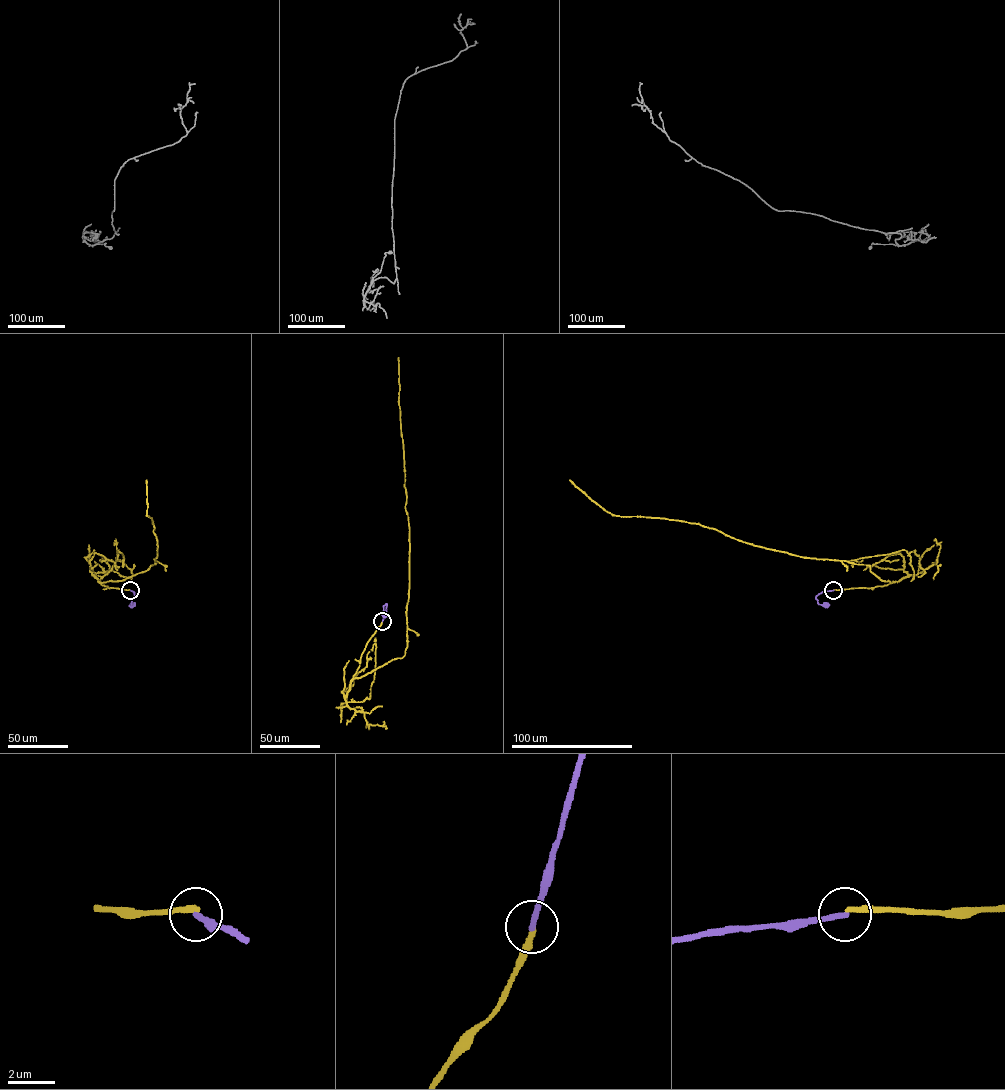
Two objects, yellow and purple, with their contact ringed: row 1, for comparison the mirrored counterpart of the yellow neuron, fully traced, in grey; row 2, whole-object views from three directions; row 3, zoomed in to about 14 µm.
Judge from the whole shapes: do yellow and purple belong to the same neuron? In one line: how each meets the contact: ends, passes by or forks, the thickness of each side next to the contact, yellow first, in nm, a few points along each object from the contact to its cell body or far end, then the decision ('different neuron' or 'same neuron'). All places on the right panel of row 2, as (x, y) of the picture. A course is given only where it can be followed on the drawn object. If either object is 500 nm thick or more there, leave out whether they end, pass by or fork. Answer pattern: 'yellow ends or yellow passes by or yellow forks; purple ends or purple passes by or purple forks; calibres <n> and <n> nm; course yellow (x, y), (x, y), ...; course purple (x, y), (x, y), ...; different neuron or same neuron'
yellow ends; purple ends; calibres 240 and 240 nm; course yellow (833, 590), (890, 583), (871, 572), (868, 565), (795, 556), (743, 542), (698, 524), (613, 515), (569, 480); course purple (833, 590), (816, 597), (818, 604), (825, 604); different neuron

